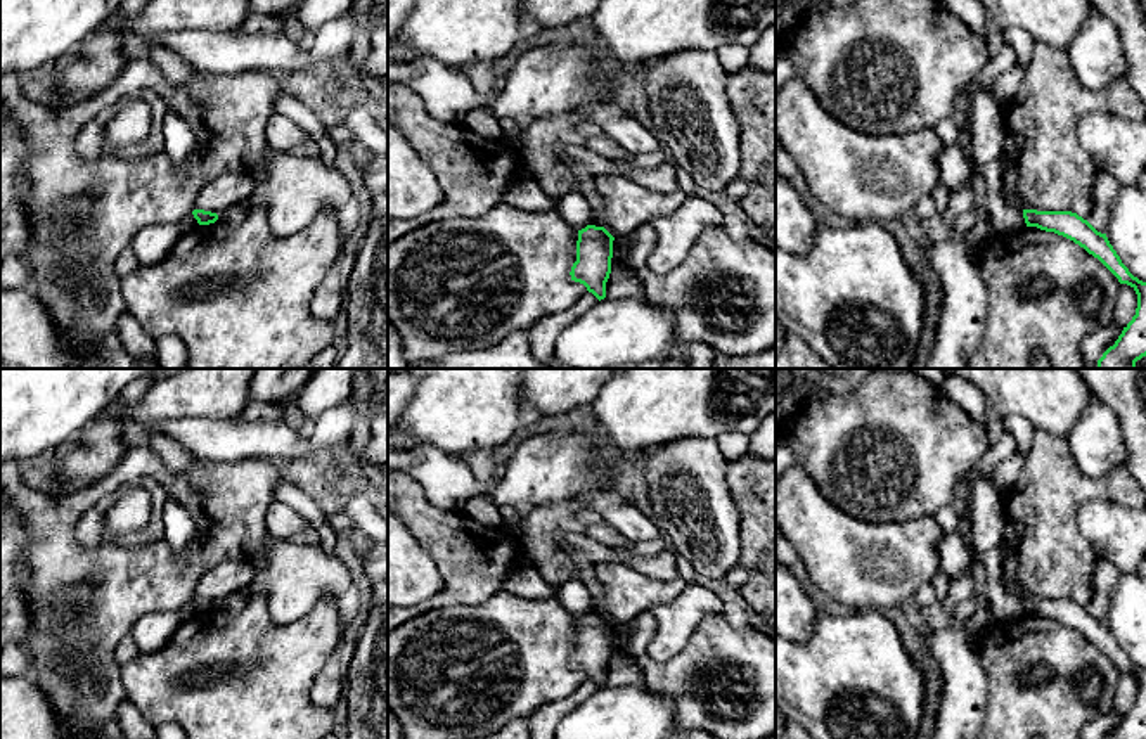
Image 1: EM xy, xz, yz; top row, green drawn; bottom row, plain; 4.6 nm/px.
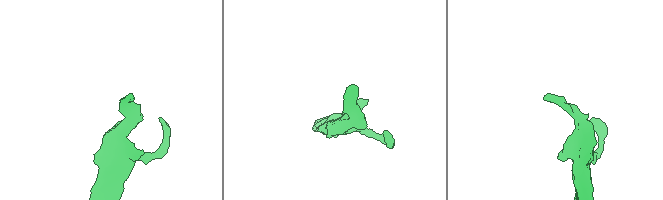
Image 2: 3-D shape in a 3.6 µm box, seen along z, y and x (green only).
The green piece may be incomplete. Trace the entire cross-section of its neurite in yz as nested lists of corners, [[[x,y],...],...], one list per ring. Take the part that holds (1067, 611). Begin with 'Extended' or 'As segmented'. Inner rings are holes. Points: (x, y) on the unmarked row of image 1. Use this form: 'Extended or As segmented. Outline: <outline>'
As segmented. Outline: [[[1023,597],[1023,606],[1027,614],[1037,614],[1073,628],[1098,646],[1120,672],[1127,672],[1136,678],[1136,703],[1106,739],[1146,739],[1146,670],[1129,659],[1106,621],[1098,620],[1087,607],[1072,599]]]

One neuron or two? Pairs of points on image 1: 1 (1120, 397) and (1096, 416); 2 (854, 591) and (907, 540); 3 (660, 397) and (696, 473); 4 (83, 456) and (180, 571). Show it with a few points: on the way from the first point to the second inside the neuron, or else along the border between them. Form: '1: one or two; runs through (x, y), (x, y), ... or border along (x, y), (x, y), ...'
1: two; border along (1091, 391), (1112, 412), (1124, 445)
2: one; runs through (868, 577), (894, 554)
3: two; border along (715, 438), (676, 438), (655, 445), (643, 454)
4: two; border along (130, 449), (108, 473), (64, 495)

